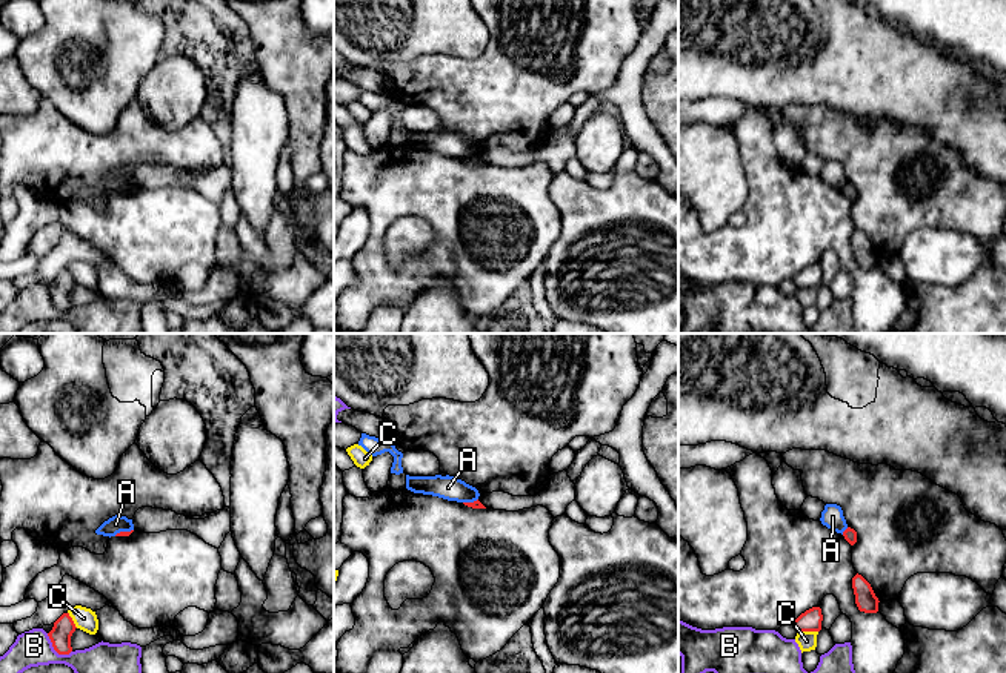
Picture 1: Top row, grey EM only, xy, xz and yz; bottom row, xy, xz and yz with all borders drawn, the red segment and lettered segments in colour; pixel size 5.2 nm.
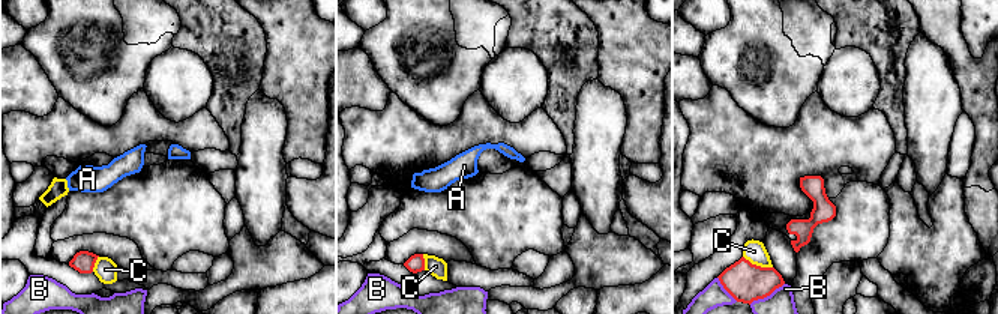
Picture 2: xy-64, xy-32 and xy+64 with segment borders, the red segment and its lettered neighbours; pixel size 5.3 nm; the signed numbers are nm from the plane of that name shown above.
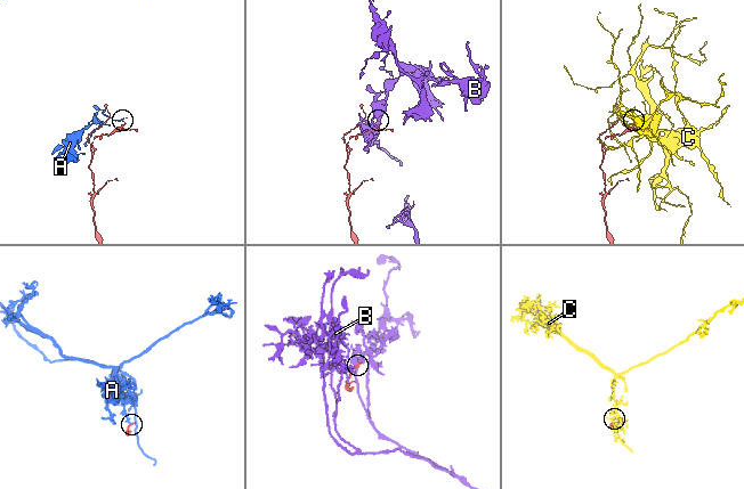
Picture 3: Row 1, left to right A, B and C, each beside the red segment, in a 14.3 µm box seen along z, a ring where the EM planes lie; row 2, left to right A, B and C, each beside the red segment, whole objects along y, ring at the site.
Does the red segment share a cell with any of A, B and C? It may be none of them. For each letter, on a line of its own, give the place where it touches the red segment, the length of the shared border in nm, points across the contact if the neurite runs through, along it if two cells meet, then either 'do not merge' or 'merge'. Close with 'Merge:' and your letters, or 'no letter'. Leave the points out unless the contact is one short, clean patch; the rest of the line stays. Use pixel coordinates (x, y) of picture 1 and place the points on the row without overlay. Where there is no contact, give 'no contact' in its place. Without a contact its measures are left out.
A: meets red in yz at (845, 186); contact 50 nm long; border along yz (848, 183), (842, 189); do not merge
B: meets red in xy at (56, 306); contact 170 nm long; do not merge
C: meets red in yz at (808, 286); contact 100 nm long; do not merge
Merge: no letter

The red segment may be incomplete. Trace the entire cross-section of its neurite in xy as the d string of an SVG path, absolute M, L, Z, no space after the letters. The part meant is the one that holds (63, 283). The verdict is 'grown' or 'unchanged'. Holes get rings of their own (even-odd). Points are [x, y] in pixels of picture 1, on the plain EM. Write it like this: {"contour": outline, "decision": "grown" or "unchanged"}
{"contour": "M63 269L55 278L52 286L48 289L54 306L58 310L69 310L72 307L71 292L75 287L75 280L69 269Z", "decision": "unchanged"}

